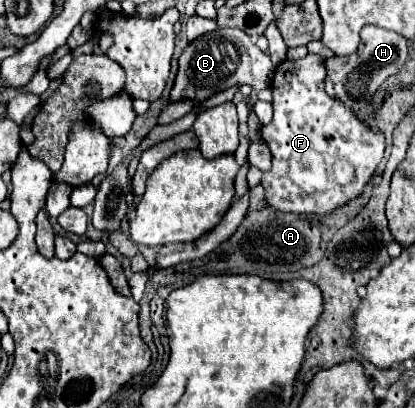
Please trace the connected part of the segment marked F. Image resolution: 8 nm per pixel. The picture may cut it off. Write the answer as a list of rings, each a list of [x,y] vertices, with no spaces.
[[[308,53],[304,59],[298,61],[286,59],[284,63],[280,63],[272,79],[274,117],[260,131],[262,141],[268,145],[272,153],[272,167],[262,175],[262,187],[266,205],[280,213],[314,213],[314,215],[334,213],[336,209],[344,207],[346,203],[362,195],[362,191],[374,177],[384,157],[386,149],[384,135],[374,133],[364,121],[356,117],[356,113],[350,107],[330,97],[324,91],[324,77],[326,67],[322,65],[322,57]]]

